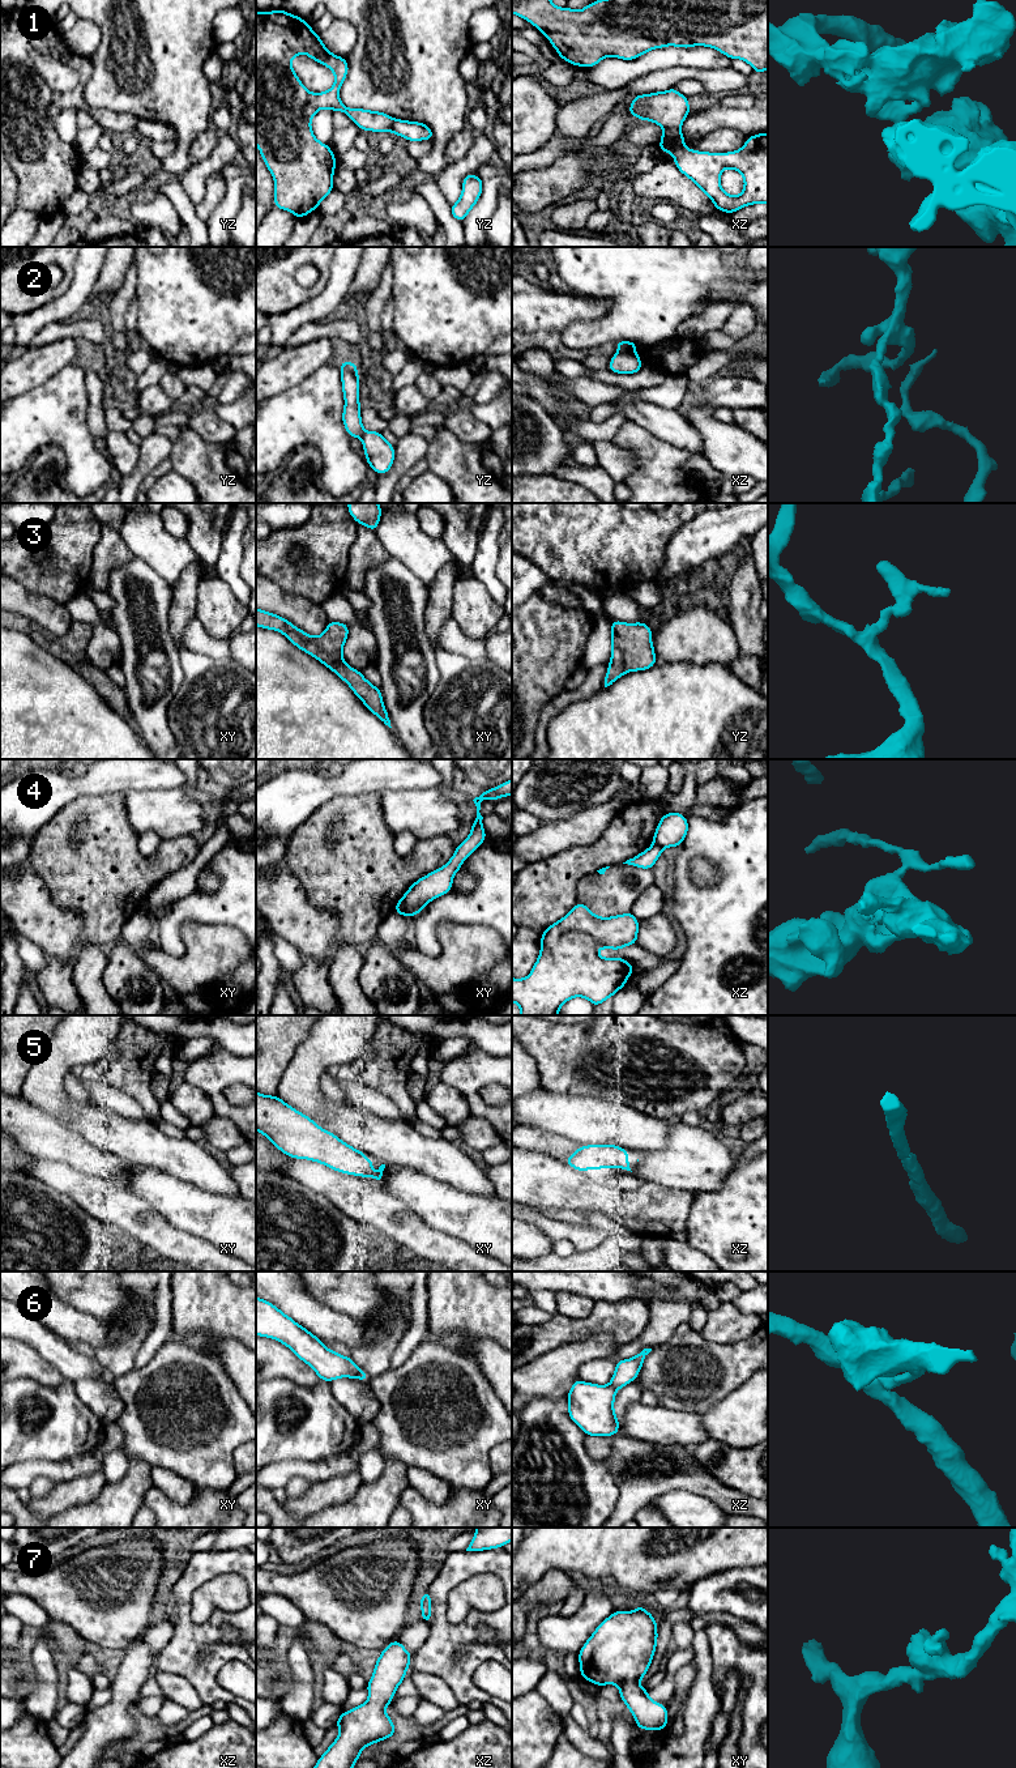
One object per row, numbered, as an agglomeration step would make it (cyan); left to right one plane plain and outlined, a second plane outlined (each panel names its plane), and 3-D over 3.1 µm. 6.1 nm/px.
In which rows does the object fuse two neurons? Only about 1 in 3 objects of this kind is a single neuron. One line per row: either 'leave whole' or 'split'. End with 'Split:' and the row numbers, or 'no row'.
1: split
2: split
3: leave whole
4: split
5: leave whole
6: split
7: leave whole
Split: 1, 2, 4, 6

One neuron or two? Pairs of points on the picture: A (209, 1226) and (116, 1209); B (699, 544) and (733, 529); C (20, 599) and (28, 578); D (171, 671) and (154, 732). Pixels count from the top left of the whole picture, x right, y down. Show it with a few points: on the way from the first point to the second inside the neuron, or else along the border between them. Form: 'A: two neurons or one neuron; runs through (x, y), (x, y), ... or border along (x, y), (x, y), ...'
A: two neurons; border along (142, 1198), (174, 1226), (192, 1234)
B: one neuron; runs through (707, 536), (725, 529)
C: two neurons; border along (13, 579), (28, 589), (52, 599)
D: one neuron; runs through (156, 686), (154, 716)

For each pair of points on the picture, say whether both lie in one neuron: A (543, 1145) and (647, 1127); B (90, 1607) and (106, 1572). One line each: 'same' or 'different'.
A: different
B: same

